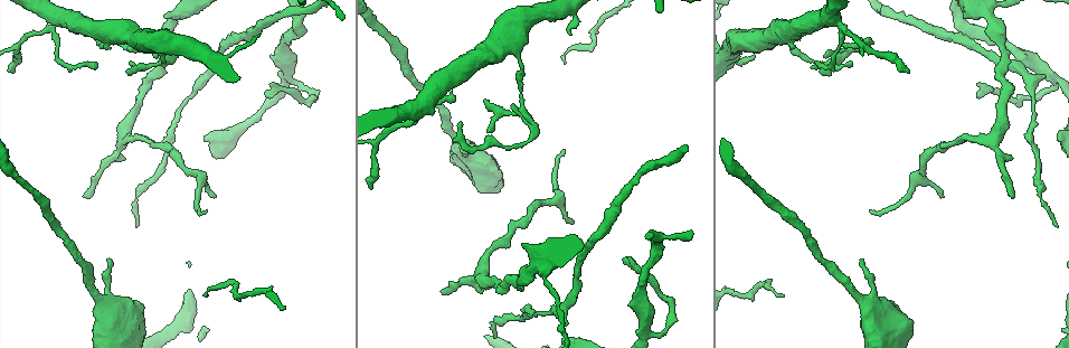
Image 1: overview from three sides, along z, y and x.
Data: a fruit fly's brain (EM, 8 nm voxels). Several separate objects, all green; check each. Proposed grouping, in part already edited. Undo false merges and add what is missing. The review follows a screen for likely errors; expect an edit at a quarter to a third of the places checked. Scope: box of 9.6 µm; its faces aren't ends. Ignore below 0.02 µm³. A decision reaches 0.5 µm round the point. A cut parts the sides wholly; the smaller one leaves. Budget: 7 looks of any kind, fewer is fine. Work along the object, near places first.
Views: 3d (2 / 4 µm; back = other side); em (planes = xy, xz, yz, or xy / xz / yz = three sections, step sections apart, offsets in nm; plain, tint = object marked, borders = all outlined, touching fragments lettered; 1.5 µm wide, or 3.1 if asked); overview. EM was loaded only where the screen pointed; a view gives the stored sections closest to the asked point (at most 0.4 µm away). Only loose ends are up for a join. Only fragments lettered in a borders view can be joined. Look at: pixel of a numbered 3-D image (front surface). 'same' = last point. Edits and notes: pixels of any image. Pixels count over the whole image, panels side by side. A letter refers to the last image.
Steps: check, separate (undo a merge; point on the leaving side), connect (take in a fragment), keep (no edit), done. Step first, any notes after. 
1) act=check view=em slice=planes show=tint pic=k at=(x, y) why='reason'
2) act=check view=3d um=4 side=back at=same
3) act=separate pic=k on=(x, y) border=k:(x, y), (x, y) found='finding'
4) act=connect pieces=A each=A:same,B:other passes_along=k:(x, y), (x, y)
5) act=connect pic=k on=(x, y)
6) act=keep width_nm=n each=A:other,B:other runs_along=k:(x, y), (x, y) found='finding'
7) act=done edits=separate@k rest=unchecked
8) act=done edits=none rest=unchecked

act=check view=3d um=2 pic=1 at=(59, 16) why='four-way junction'

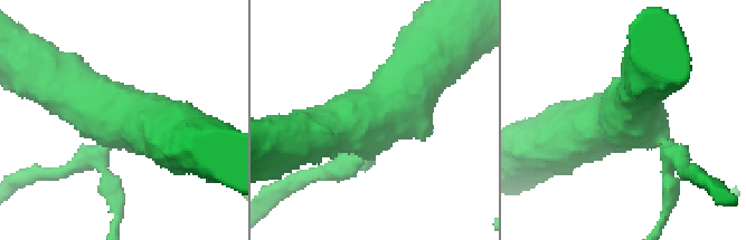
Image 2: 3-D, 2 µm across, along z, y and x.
act=check view=em slice=planes show=borders pic=2 at=(112, 124) arms=4

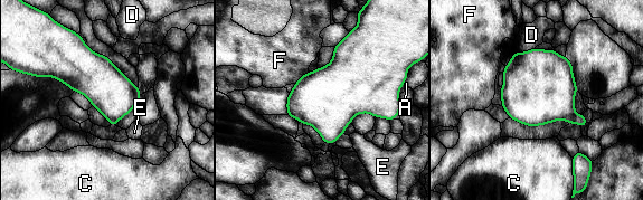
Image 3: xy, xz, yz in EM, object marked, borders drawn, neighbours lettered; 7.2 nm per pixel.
act=keep longest_contact=D:160nm each=A:other,C:other,D:other,E:other,F:other border=3:(309, 72), (303, 74), (295, 84) found='one cell here'

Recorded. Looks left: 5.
act=check view=3d um=2 pic=1 at=(754, 57) why='branch stops here'

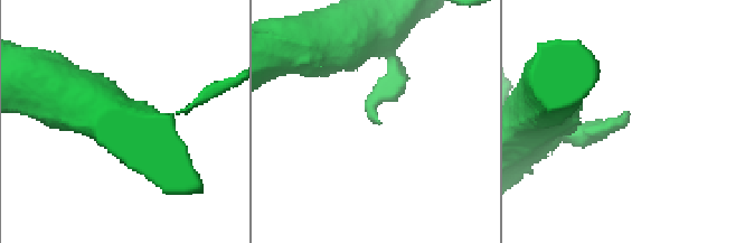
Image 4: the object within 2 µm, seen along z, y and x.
act=check view=em slice=xz step=4 show=tint pic=4 at=(629, 114)

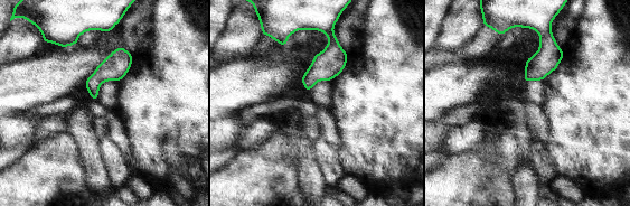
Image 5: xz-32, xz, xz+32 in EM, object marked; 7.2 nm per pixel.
act=check view=em slice=planes show=borders at=same why='cut it another way'

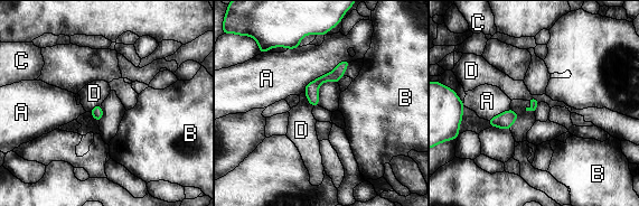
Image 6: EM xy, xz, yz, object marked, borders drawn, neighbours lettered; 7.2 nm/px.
act=keep longest_contact=A:400nm each=A:other,B:other,C:other,D:other runs_along=6:(346, 63), (313, 86), (315, 103) found='no lettered fragment goes on from it'

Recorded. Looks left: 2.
act=check view=em slice=planes show=borders pic=1 at=(534, 312) why='thin neck'

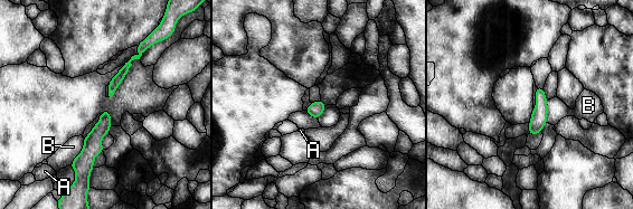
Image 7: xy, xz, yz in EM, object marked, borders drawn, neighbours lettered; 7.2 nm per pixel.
act=keep each=A:other,B:other border=7:(548, 100), (546, 122) found='continuous, no second cell'

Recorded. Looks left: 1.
act=done edits=none rest=unchecked

